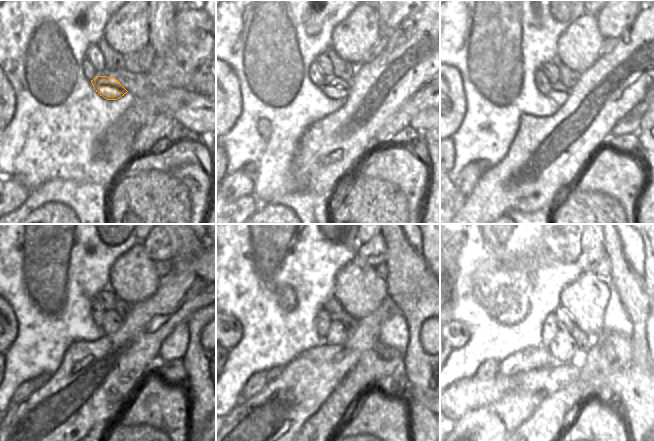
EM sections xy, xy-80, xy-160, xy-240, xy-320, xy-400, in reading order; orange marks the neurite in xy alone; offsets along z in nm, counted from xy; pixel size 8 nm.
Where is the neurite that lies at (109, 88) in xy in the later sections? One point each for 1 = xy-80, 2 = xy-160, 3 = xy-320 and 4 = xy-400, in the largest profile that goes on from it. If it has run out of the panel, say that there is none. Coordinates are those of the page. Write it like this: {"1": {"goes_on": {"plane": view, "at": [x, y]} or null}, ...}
{"1": {"goes_on": {"plane": "xy-80", "at": [332, 87]}}, "2": {"goes_on": {"plane": "xy-160", "at": [559, 93]}}, "3": {"goes_on": {"plane": "xy-320", "at": [337, 334]}}, "4": {"goes_on": {"plane": "xy-400", "at": [563, 348]}}}

